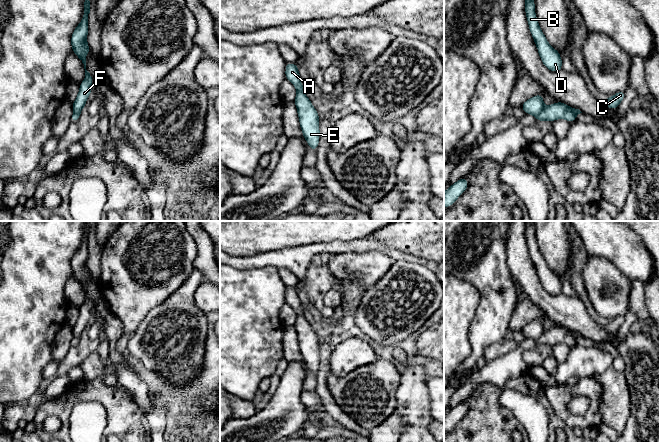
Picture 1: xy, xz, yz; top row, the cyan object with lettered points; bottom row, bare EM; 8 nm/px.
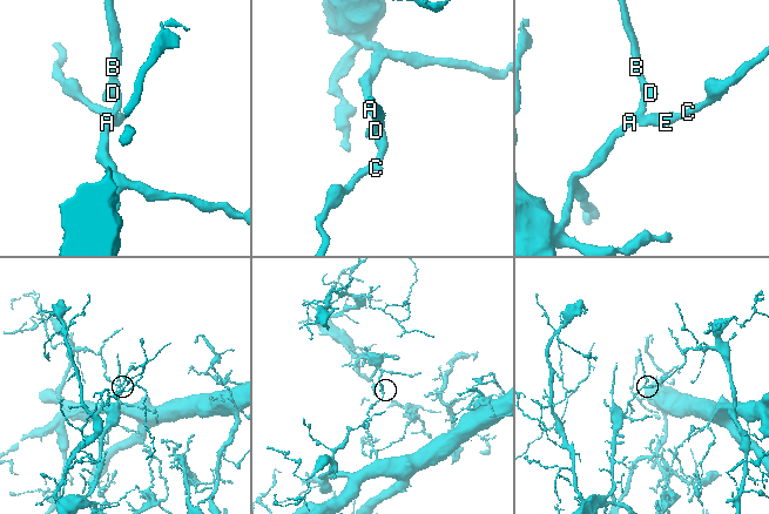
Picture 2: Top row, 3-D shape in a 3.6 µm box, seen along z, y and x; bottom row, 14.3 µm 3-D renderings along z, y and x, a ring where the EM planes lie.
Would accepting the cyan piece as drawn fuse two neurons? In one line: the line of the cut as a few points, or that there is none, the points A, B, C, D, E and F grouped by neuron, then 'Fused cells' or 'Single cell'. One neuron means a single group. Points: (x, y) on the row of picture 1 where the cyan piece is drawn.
Split along yz (544, 106), (535, 116). Groups: A B D F / C E. Fused cells

